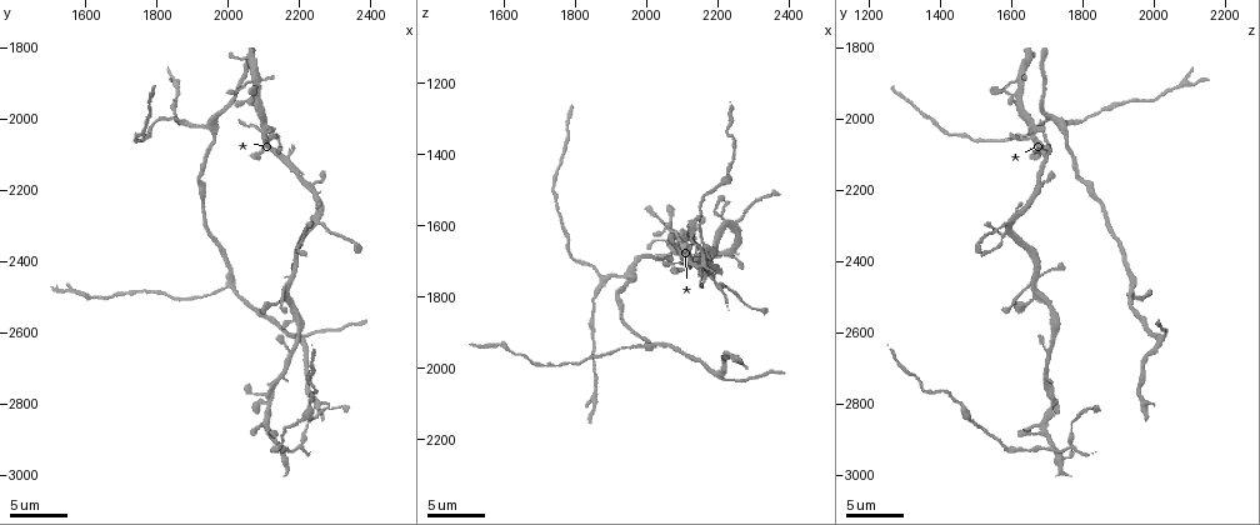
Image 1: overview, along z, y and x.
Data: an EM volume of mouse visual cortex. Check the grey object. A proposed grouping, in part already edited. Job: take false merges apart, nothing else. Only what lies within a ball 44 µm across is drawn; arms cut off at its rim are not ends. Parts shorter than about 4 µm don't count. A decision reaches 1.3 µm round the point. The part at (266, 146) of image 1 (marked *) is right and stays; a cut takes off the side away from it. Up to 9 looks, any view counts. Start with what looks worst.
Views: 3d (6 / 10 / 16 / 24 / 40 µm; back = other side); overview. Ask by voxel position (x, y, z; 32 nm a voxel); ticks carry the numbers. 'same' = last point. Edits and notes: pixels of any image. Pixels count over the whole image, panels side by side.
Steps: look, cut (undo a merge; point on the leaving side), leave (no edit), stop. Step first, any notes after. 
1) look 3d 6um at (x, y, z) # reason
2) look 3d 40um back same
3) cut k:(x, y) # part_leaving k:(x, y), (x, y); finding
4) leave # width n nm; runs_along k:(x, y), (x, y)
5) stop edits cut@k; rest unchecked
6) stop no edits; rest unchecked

look 3d 6um at (2250, 2290, 1590) # three-way junction

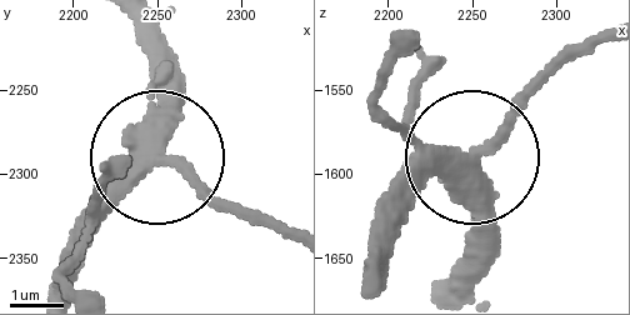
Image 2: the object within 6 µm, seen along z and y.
look 3d 6um back at (2250, 2290, 1590) # other side

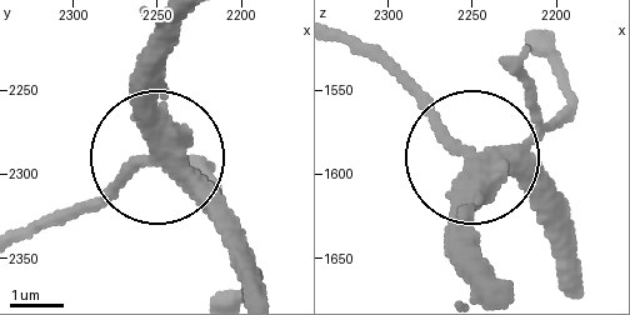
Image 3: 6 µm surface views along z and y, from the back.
leave # all the same cell

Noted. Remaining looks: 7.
look 3d 6um at (2010, 2460, 1930) # three-way junction

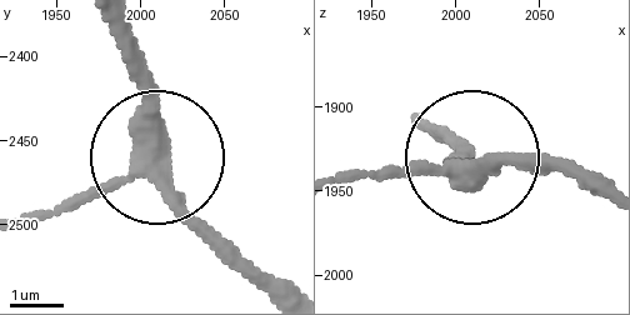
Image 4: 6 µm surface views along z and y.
leave # runs_along 4:(426, 121), (475, 170), (579, 170); continuous, no second cell

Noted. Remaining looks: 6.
look 3d 6um at (2210, 2610, 2030) # three arms meet

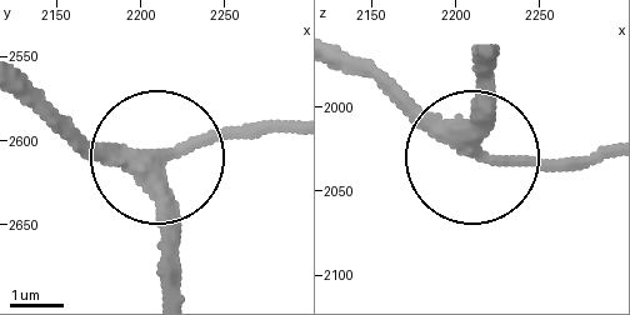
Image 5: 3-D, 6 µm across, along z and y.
look 3d 6um back at (2208, 2618, 2020)

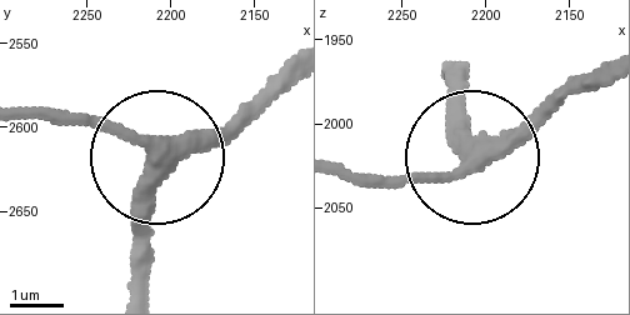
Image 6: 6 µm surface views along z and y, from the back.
leave # arms 3; runs_along 6:(285, 66), (231, 120), (164, 156), (34, 111); continuous, no second cell

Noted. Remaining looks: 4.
look 3d 6um at (1870, 2010, 1750) # three arms meet

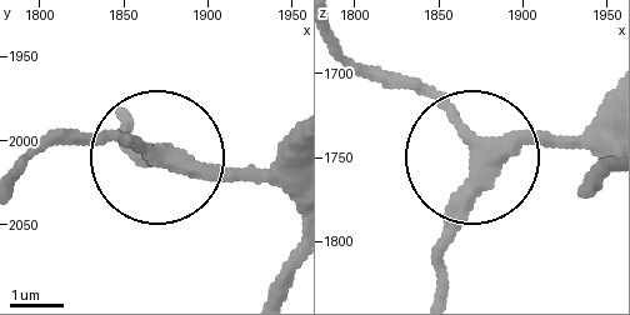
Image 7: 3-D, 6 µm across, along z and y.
leave # arms 3; runs_along 7:(603, 110), (563, 136), (483, 150), (441, 280); one cell here

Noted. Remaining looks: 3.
stop no edits; rest unchecked

